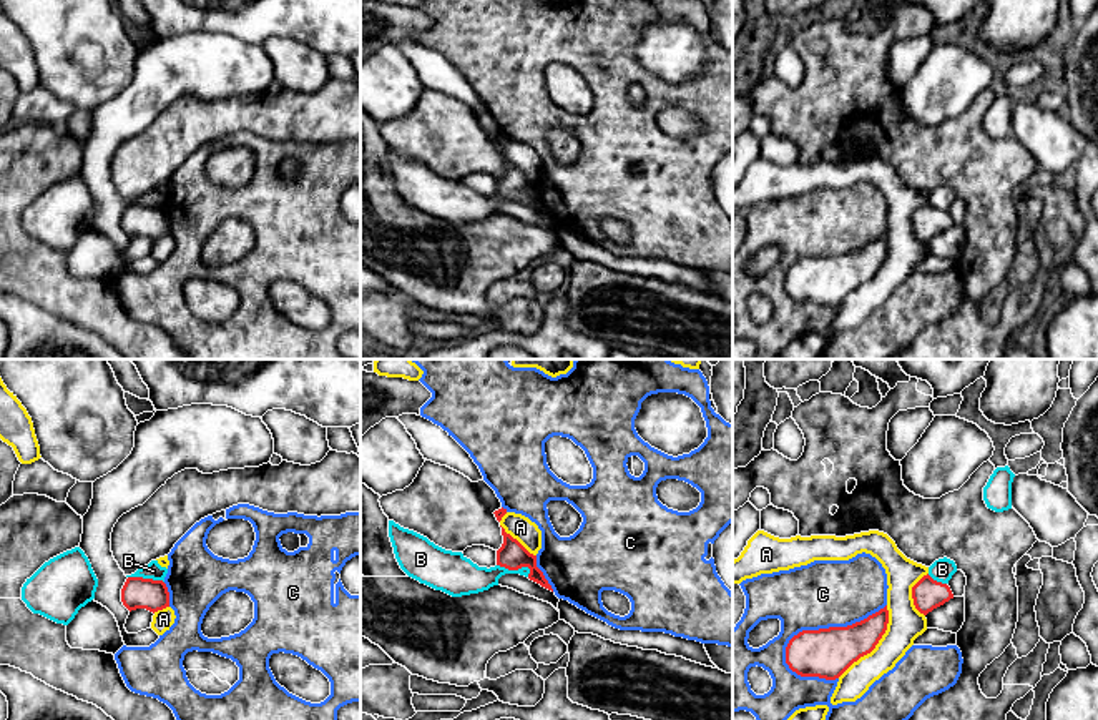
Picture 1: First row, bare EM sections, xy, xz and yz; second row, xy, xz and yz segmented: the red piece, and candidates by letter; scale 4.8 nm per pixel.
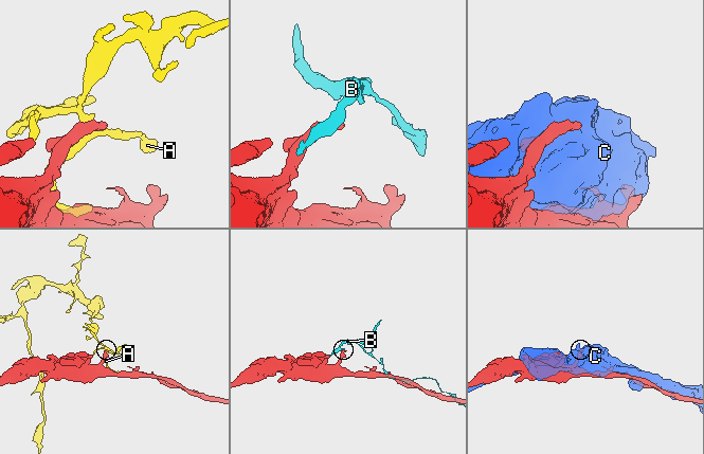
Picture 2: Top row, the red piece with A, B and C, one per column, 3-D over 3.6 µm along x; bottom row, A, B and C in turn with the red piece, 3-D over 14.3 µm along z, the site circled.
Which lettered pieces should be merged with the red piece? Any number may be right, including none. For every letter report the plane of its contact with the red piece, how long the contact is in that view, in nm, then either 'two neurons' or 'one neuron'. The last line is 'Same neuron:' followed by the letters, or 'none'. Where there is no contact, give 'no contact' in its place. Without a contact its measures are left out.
A: meets red in yz; contact 420 nm long; two neurons
B: meets red in xz; contact 170 nm long; two neurons
C: meets red in yz; contact 550 nm long; two neurons
Same neuron: none

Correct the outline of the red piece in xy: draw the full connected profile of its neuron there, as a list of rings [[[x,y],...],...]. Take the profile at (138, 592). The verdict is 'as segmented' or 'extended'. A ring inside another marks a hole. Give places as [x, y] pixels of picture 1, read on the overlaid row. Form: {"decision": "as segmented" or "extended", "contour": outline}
{"decision": "as segmented", "contour": [[[128,577],[121,589],[121,602],[130,612],[146,609],[154,614],[169,607],[169,592],[163,580]]]}

